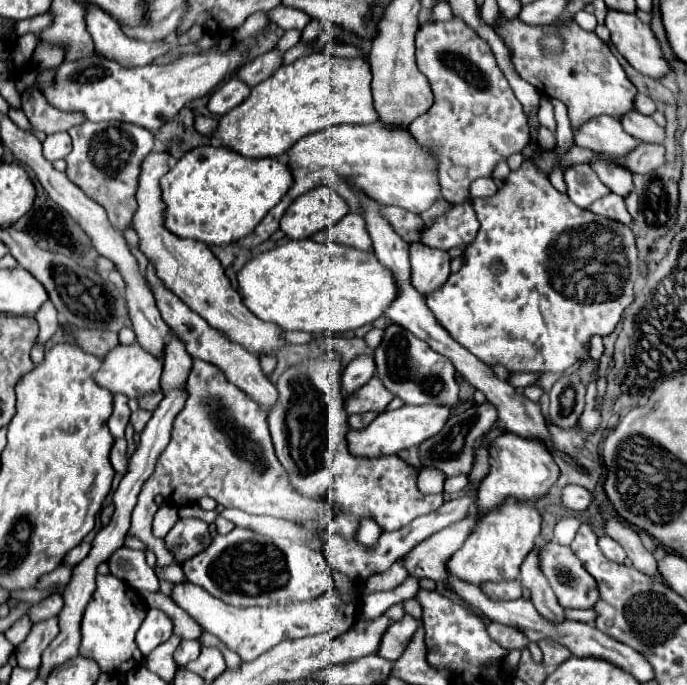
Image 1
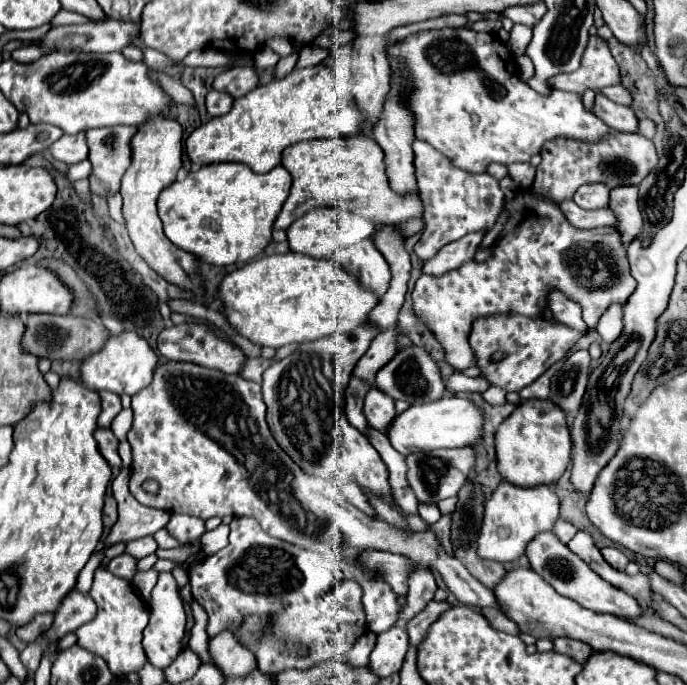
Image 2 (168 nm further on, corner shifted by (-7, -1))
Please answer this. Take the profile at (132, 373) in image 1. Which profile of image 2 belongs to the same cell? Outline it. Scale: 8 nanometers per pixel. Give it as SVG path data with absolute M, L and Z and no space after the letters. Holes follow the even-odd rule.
M123 331L119 335L109 335L105 345L81 363L79 371L81 371L81 383L89 389L95 391L107 389L113 393L135 395L135 391L141 391L143 387L147 387L147 383L151 383L155 365L157 365L157 355L149 347L149 343L133 331Z

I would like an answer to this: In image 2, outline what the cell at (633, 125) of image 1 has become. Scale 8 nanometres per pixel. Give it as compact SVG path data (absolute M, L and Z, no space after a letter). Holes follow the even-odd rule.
M595 95L591 111L615 131L623 131L623 133L635 133L637 131L635 113L629 107L613 103L607 97L603 97L603 95Z

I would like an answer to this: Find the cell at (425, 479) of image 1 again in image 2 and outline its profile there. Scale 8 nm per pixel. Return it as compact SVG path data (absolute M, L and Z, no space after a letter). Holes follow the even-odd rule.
M419 505L419 517L423 519L423 521L427 521L427 525L431 527L433 523L437 523L439 521L439 517L441 517L441 513L439 513L439 509L437 509L437 505Z

